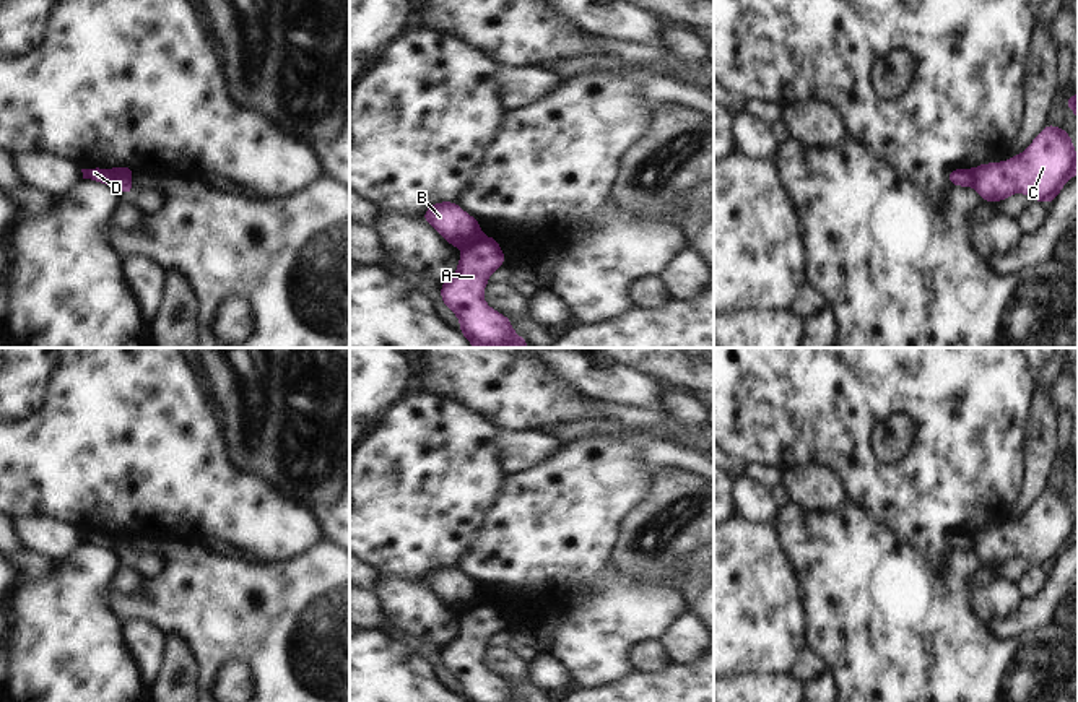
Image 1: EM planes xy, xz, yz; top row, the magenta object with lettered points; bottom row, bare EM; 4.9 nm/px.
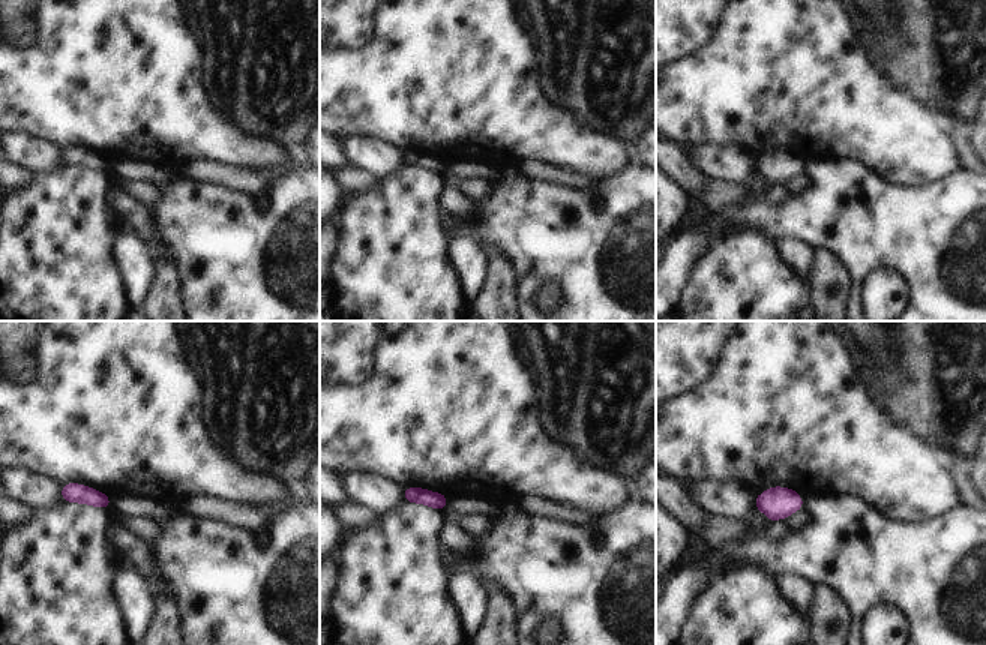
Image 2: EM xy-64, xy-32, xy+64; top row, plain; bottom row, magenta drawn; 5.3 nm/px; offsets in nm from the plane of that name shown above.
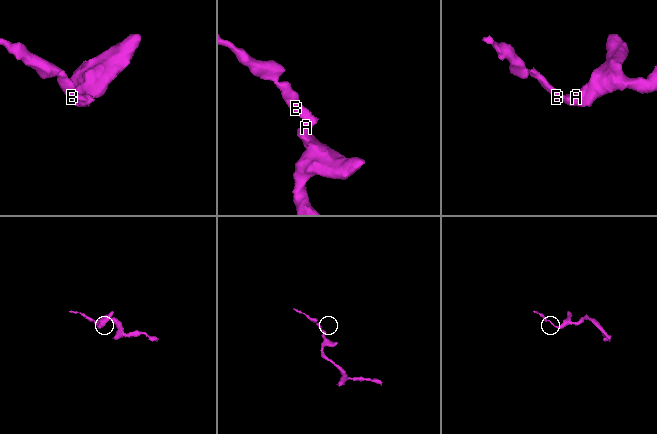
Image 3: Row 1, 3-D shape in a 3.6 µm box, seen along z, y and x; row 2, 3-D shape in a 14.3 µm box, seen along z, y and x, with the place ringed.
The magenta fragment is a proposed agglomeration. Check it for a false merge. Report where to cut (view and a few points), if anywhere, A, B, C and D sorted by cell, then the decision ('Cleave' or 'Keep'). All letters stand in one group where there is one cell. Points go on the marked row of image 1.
Split along xy (109, 171), (117, 179), (116, 186). Groups: A C / B D. Cleave.

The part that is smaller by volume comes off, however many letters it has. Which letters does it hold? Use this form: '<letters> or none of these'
B, D.

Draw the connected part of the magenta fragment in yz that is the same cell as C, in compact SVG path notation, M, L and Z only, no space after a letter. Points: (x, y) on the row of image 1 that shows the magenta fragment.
M1047 124L1019 156L979 164L971 172L984 202L997 203L1023 192L1032 202L1050 205L1078 172L1078 156L1065 127Z

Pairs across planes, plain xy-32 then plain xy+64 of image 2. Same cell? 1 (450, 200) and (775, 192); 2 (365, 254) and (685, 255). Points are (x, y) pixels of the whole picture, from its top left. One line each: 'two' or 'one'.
1: one
2: two

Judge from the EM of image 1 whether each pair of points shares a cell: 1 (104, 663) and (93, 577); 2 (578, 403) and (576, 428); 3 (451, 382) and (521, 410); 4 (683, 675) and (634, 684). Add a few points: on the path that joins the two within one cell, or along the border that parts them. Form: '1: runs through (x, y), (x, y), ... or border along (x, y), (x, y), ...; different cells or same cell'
1: runs through (93, 642), (93, 598); same cell
2: border along (586, 416), (576, 421), (550, 423), (540, 429); different cells
3: runs through (469, 382), (482, 382), (490, 390), (503, 392); same cell
4: runs through (672, 684), (646, 684); same cell

